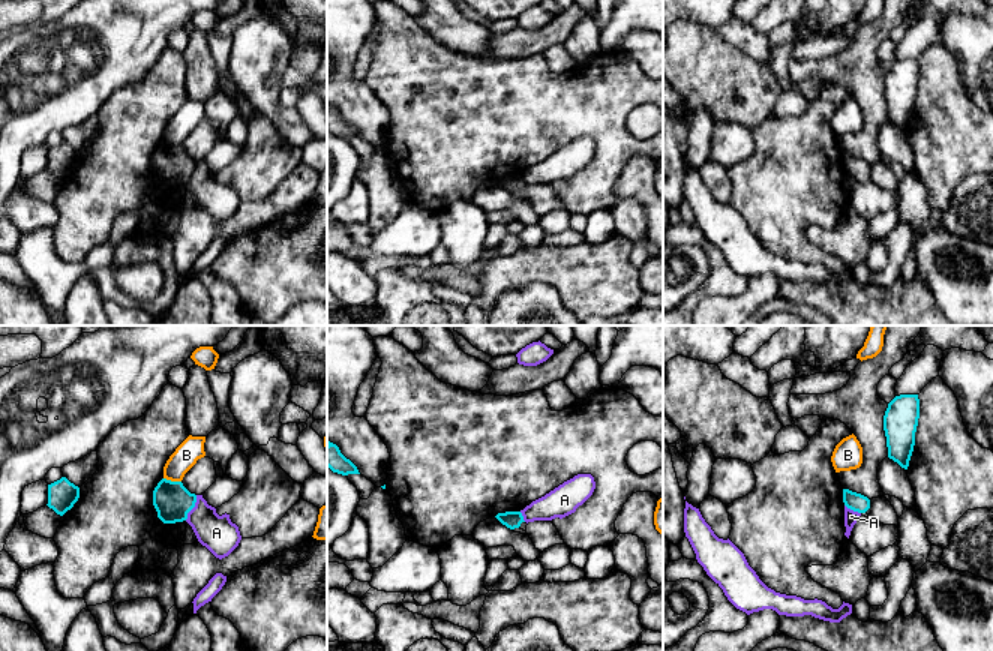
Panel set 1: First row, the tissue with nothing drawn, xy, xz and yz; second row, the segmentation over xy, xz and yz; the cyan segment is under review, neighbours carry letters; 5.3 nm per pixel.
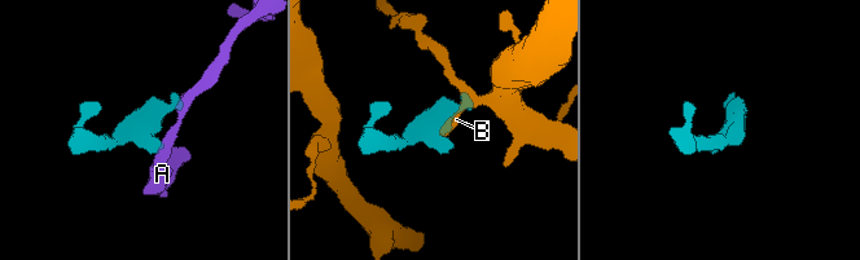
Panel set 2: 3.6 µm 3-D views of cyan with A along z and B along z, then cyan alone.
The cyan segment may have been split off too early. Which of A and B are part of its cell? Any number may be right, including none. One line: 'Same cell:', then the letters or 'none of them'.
Same cell: none of them

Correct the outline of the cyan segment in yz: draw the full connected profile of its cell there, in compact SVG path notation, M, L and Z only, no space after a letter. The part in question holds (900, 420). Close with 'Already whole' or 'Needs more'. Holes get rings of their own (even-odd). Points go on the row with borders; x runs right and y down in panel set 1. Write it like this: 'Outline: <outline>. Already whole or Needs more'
Outline: M918 394L896 396L884 416L888 458L904 470L908 470L914 452L918 418Z. Already whole

